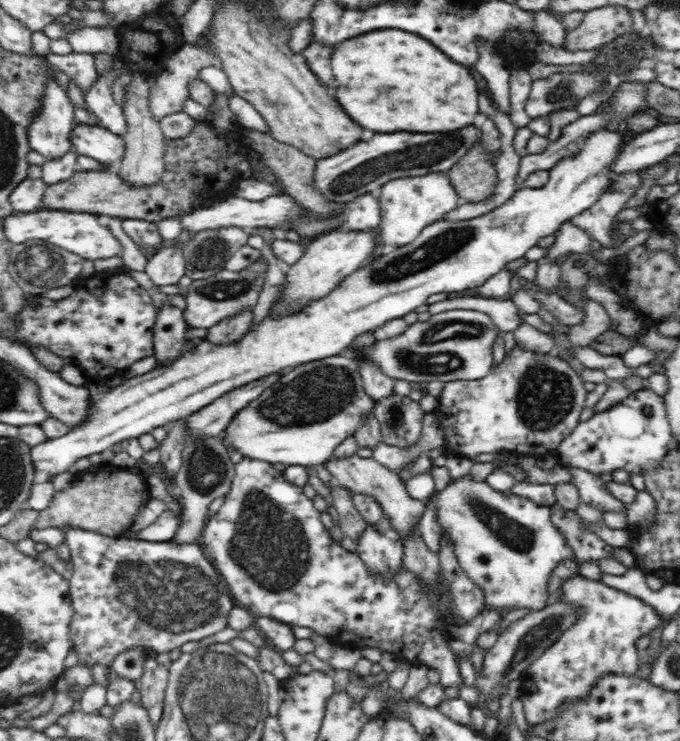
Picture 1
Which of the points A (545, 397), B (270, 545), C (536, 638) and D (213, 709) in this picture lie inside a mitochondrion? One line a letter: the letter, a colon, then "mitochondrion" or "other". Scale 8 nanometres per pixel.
A: mitochondrion
B: mitochondrion
C: mitochondrion
D: mitochondrion

